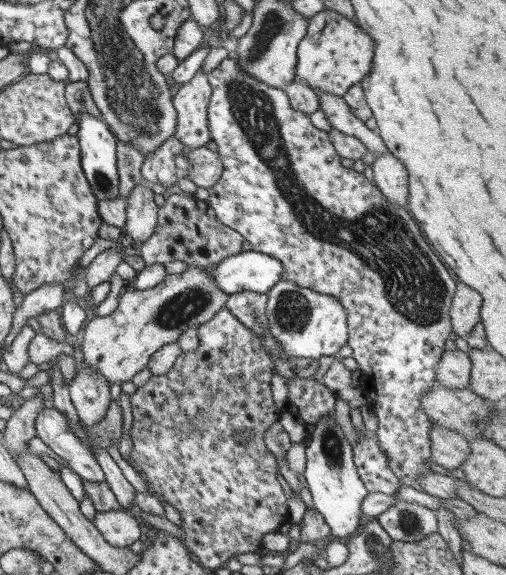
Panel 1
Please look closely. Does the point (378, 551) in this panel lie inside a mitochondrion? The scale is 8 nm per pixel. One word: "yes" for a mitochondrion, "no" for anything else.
yes

